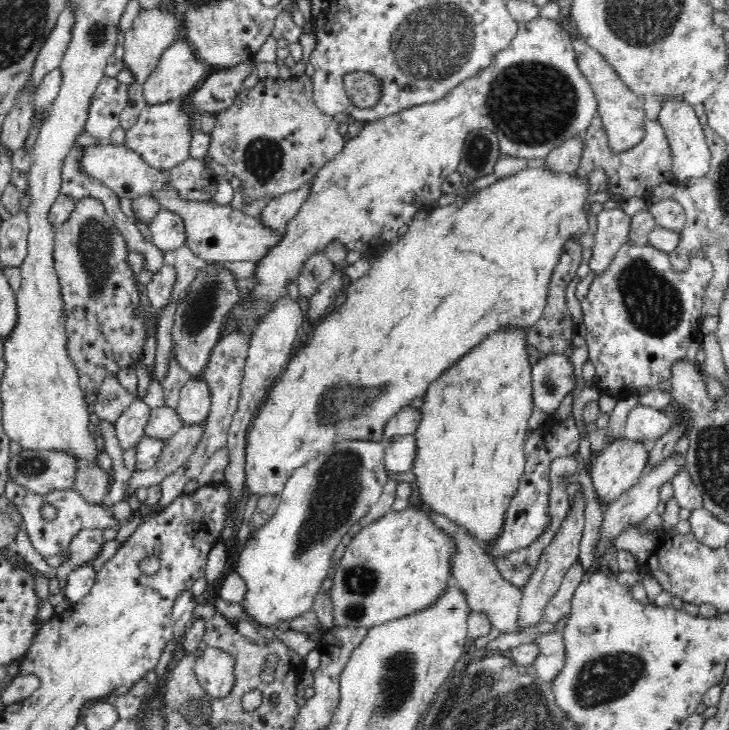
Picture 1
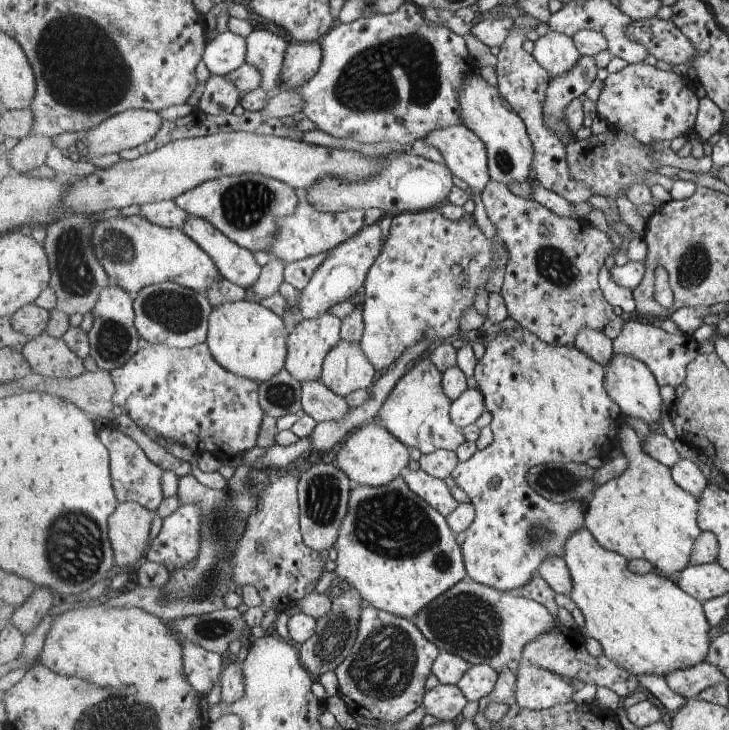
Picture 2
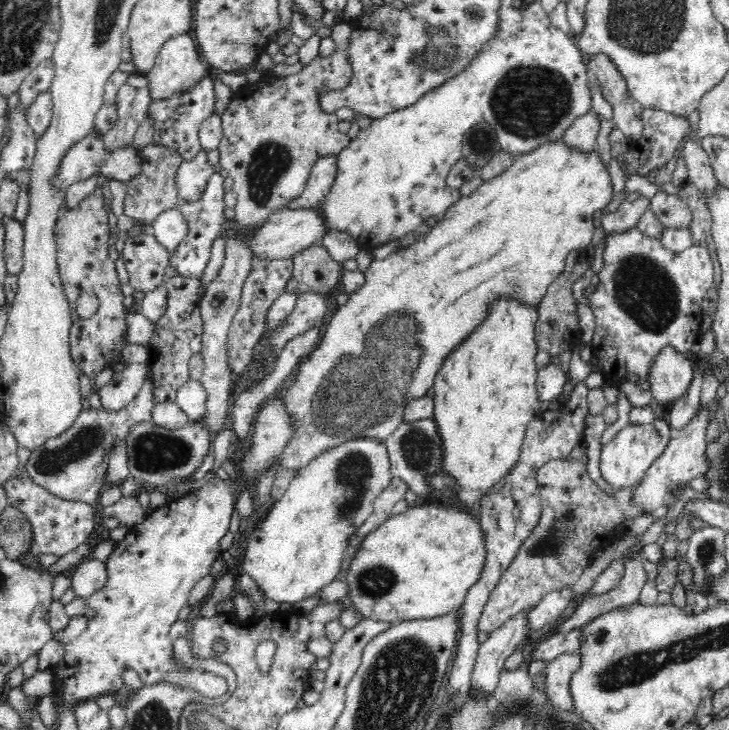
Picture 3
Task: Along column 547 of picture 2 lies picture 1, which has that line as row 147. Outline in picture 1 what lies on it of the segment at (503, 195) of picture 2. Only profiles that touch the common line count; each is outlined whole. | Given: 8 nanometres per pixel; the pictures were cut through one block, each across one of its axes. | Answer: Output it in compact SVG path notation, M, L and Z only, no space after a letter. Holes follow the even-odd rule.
M300 76L296 80L260 80L254 88L244 87L230 109L216 117L207 153L214 162L222 164L227 172L233 174L241 201L245 198L246 203L253 203L267 195L277 198L279 195L297 191L304 184L310 183L320 167L332 160L344 147L345 142L338 126L337 119L330 119L315 106L313 82L308 76Z

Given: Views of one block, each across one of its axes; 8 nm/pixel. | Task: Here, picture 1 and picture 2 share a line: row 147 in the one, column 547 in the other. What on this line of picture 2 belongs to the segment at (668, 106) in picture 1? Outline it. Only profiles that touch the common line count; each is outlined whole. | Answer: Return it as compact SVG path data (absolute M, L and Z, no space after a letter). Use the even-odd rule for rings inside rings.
M523 659L517 670L515 697L523 709L541 711L573 700L578 684L567 683L558 673Z

